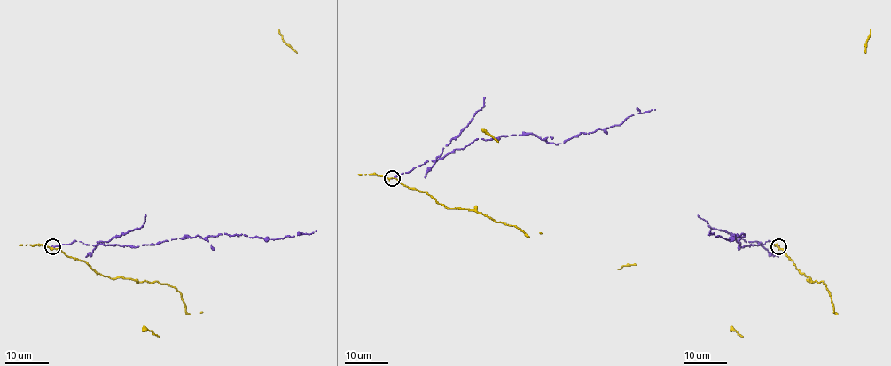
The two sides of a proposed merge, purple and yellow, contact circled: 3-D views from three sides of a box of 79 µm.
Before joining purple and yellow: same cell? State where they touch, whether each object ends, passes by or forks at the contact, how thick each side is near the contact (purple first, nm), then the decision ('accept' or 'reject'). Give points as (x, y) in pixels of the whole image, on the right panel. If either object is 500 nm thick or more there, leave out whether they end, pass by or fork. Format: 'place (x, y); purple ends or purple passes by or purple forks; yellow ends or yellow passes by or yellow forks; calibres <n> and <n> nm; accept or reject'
place (778, 246); purple ends; yellow ends; calibres 240 and 280 nm; reject

